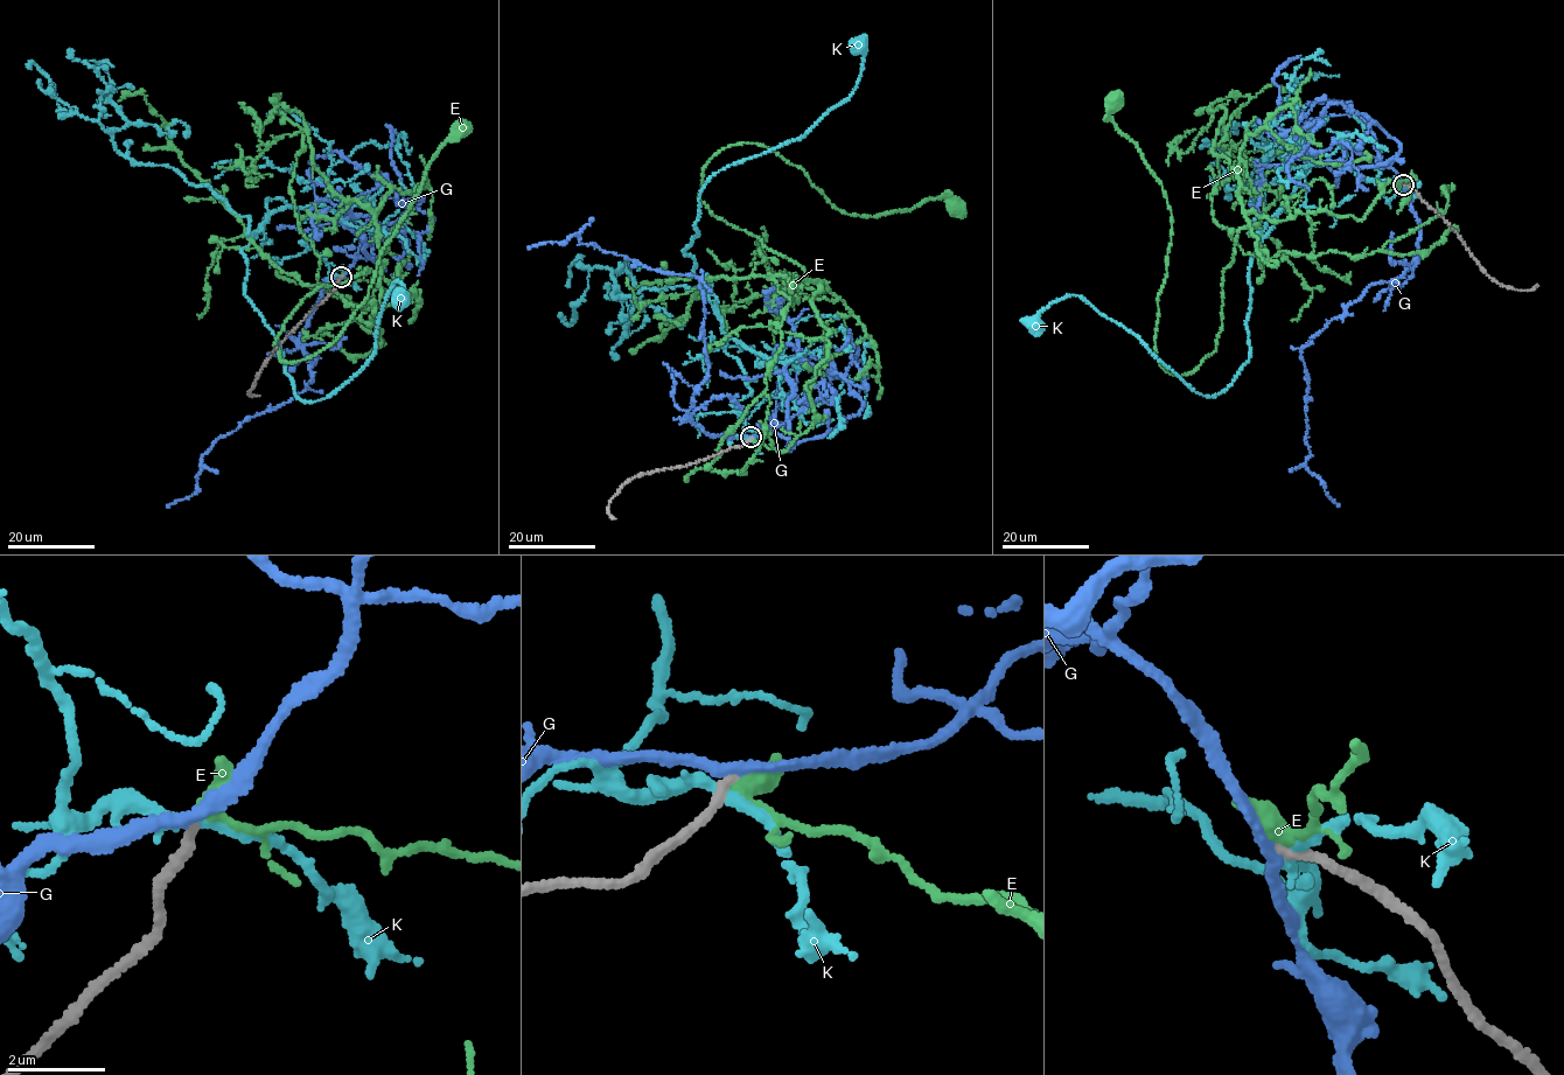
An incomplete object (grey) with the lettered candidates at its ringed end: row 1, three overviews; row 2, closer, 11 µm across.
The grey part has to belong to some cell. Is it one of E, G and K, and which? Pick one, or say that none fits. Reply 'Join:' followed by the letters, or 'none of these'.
Join: G

